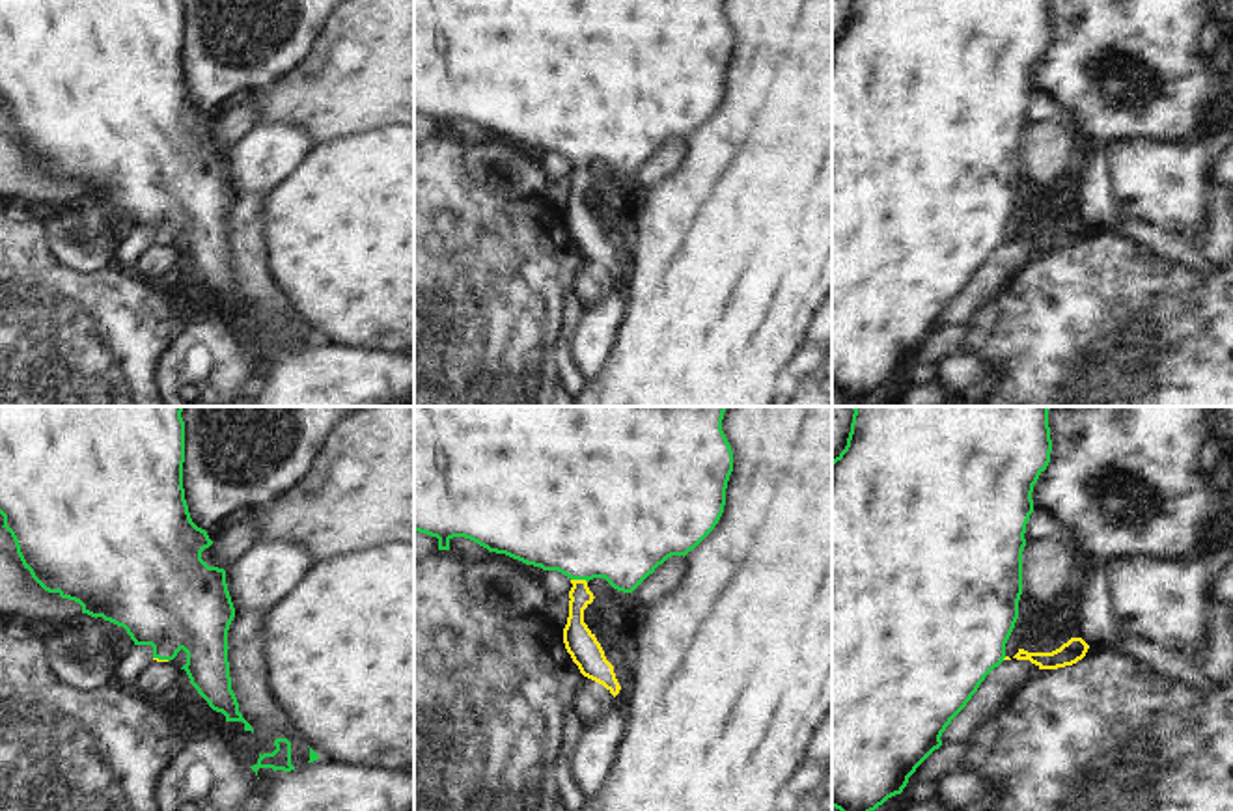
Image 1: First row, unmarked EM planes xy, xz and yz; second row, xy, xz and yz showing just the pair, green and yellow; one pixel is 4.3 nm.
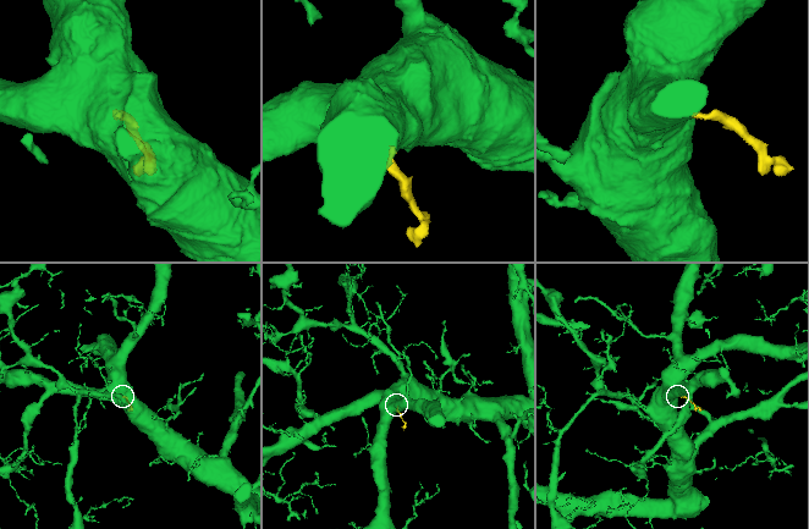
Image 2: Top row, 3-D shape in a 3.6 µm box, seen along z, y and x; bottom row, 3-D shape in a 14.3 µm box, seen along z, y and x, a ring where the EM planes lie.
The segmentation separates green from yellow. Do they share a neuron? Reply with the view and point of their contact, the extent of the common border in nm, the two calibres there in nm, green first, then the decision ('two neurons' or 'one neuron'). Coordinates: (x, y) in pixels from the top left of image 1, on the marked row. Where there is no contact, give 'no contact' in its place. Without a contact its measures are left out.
contact xz (579, 578); length 70 nm; calibres 500 and 120 nm; one neuron

